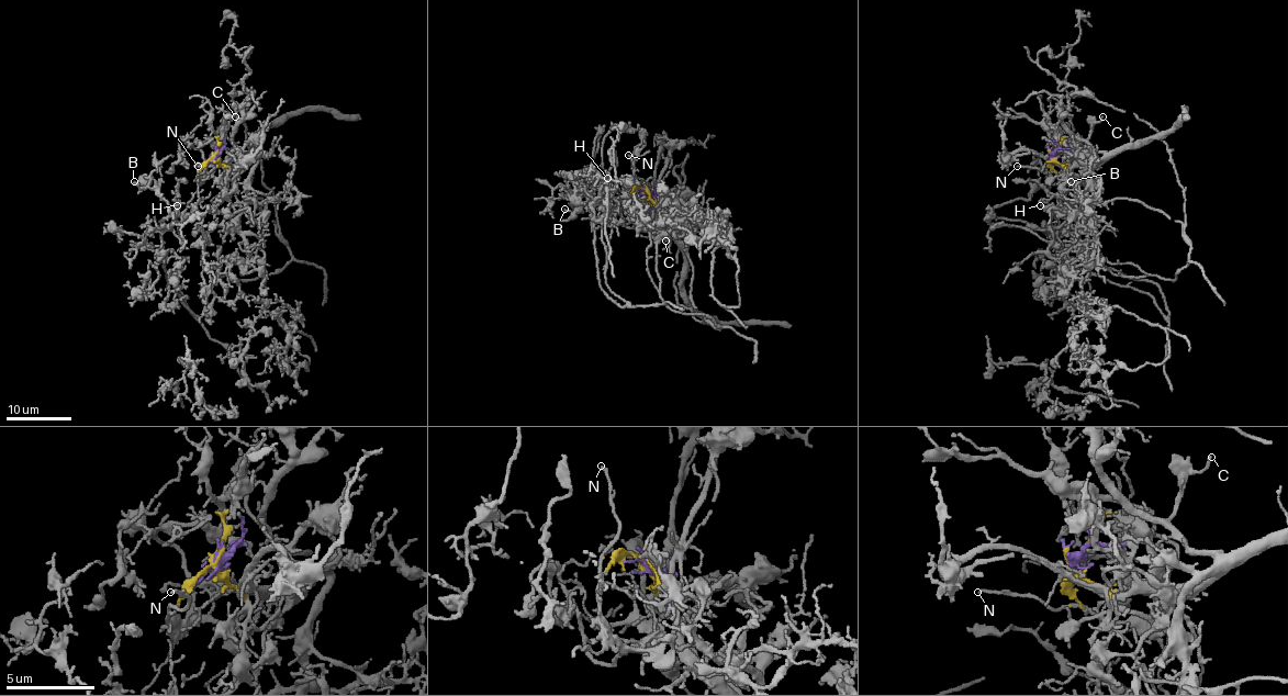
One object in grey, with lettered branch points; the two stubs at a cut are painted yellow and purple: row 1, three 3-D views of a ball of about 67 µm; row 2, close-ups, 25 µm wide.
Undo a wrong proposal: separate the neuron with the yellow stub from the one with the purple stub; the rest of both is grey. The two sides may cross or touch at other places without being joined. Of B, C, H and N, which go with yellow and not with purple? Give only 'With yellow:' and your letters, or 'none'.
With yellow: B, H, N

